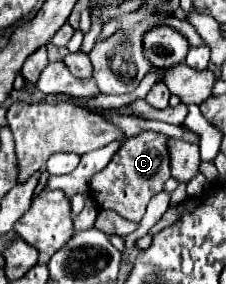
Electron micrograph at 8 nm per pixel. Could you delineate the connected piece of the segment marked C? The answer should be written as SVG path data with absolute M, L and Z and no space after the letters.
M141 132L133 138L127 138L127 142L121 144L111 162L99 174L95 174L95 178L91 180L89 196L97 202L99 208L113 210L133 222L141 222L147 202L157 192L161 192L167 178L171 178L167 136L157 132Z

